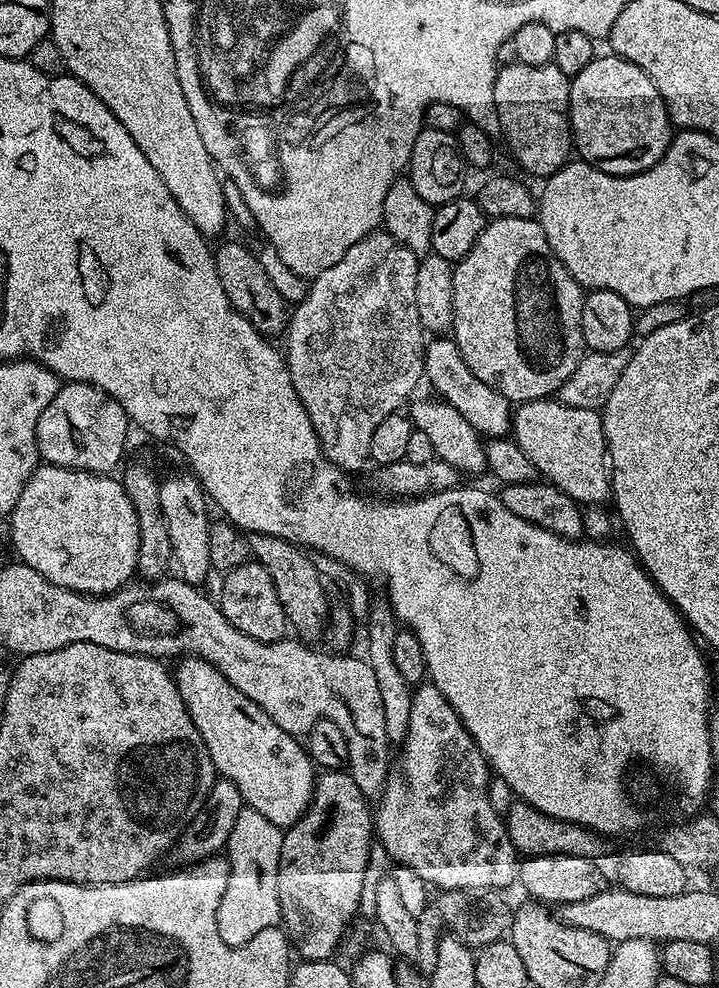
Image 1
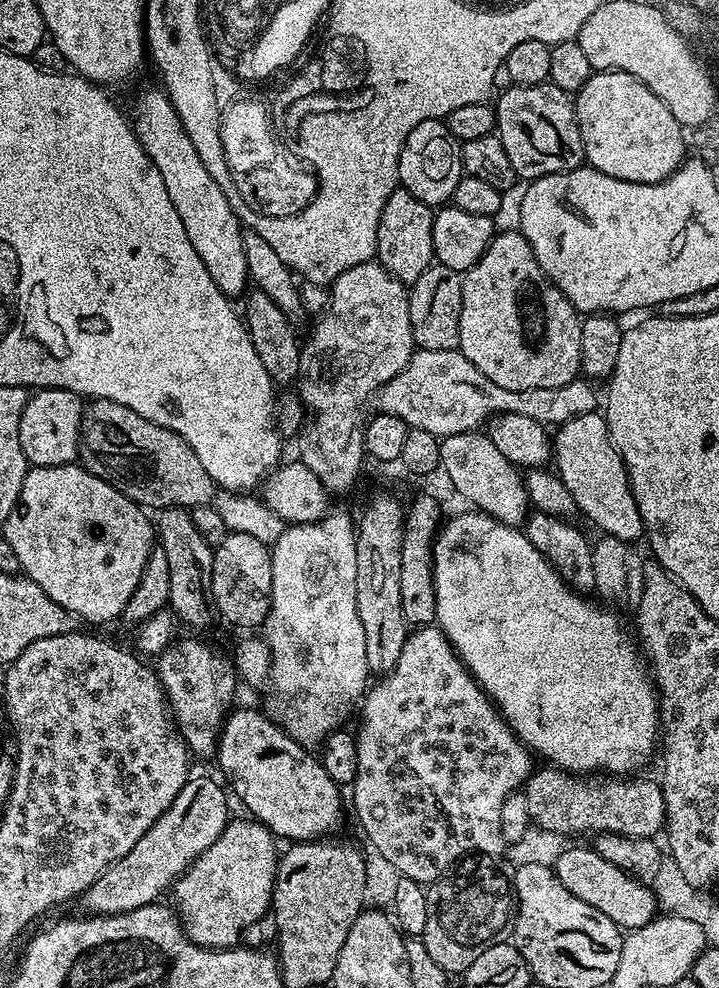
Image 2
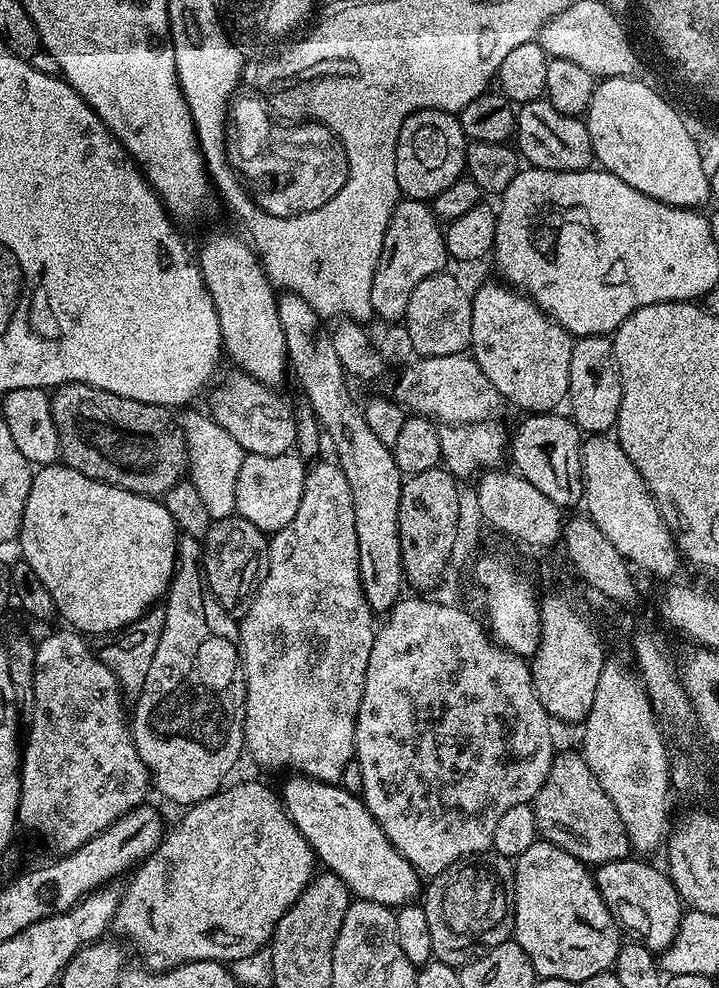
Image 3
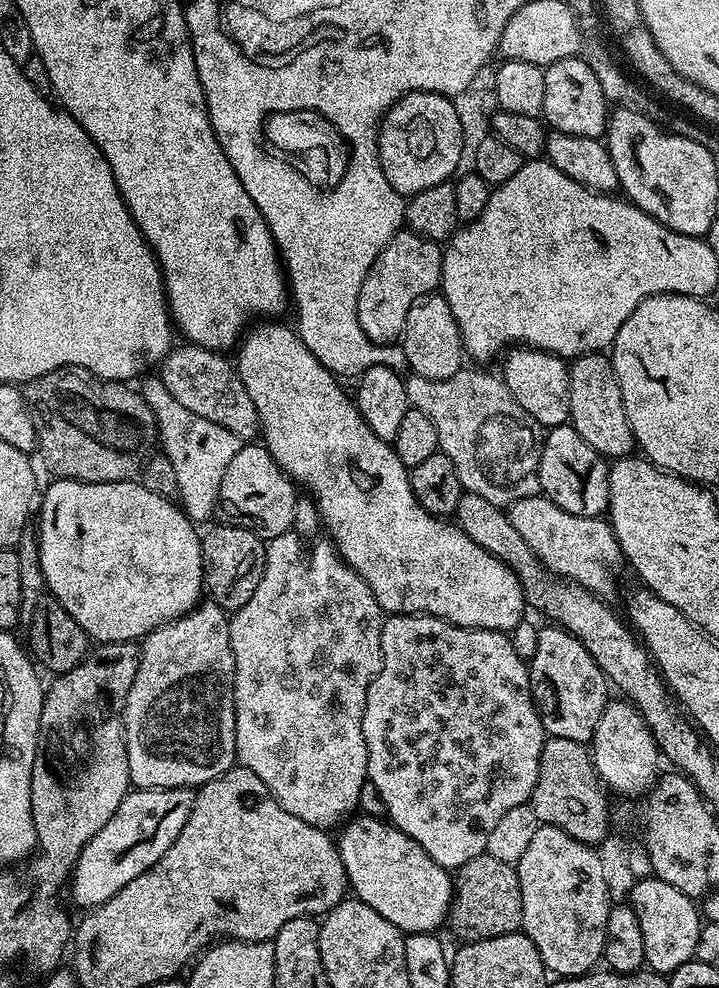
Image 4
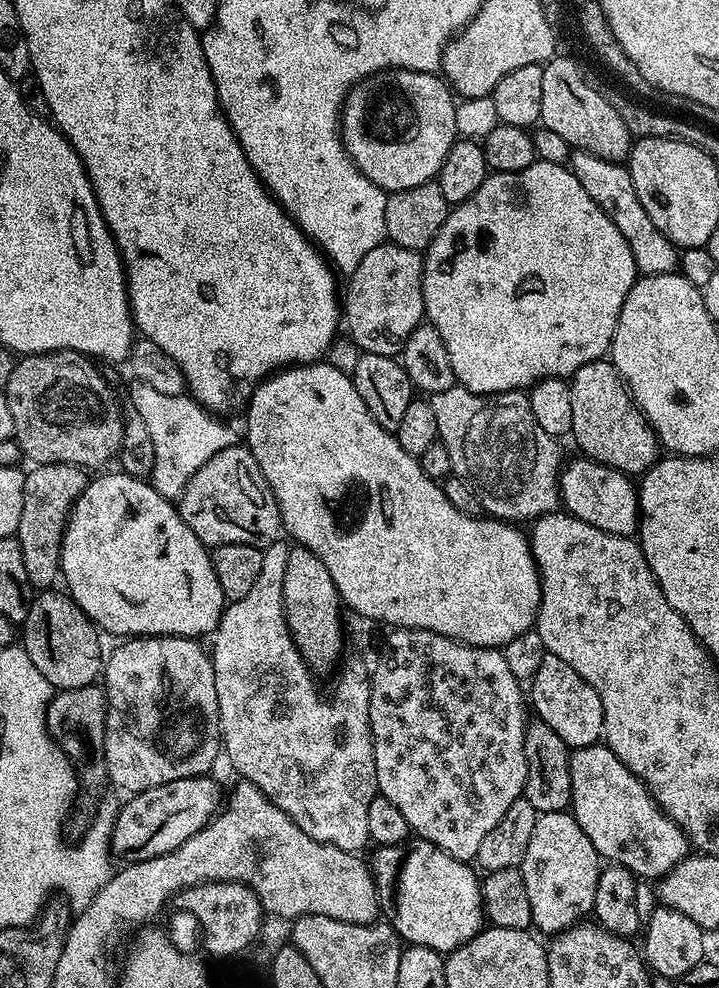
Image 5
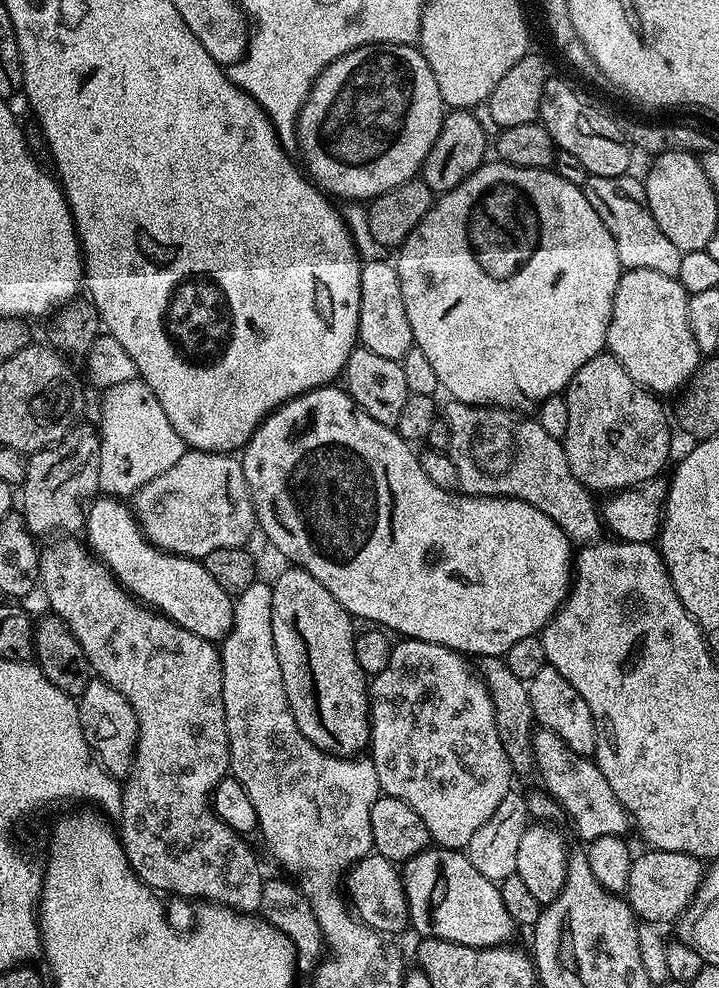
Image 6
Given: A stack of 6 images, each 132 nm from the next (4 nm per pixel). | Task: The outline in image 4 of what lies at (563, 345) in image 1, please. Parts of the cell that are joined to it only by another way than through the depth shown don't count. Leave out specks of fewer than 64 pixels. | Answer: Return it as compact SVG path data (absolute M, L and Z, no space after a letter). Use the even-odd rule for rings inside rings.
M516 346L503 357L503 360L502 382L510 390L514 402L518 402L518 406L522 406L526 414L530 414L533 422L537 425L544 424L545 429L557 428L560 424L569 423L569 365L561 357L537 348Z

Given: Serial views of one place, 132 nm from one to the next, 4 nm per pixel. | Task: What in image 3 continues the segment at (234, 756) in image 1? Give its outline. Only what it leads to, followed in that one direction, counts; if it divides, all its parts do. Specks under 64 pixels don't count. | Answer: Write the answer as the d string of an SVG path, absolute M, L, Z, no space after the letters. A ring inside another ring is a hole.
M299 774L289 777L282 791L284 809L316 853L317 861L327 871L342 878L353 897L396 910L413 903L421 895L420 873L398 854L357 793L346 791L336 782L311 780Z

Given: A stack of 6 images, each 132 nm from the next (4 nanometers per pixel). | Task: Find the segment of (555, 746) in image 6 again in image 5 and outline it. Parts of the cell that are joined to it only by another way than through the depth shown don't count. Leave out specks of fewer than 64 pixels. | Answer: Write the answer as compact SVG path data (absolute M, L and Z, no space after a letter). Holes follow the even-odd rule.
M597 742L569 751L568 765L572 817L605 861L622 865L637 878L656 882L689 855L688 835L658 807L648 787L608 749L607 744Z

